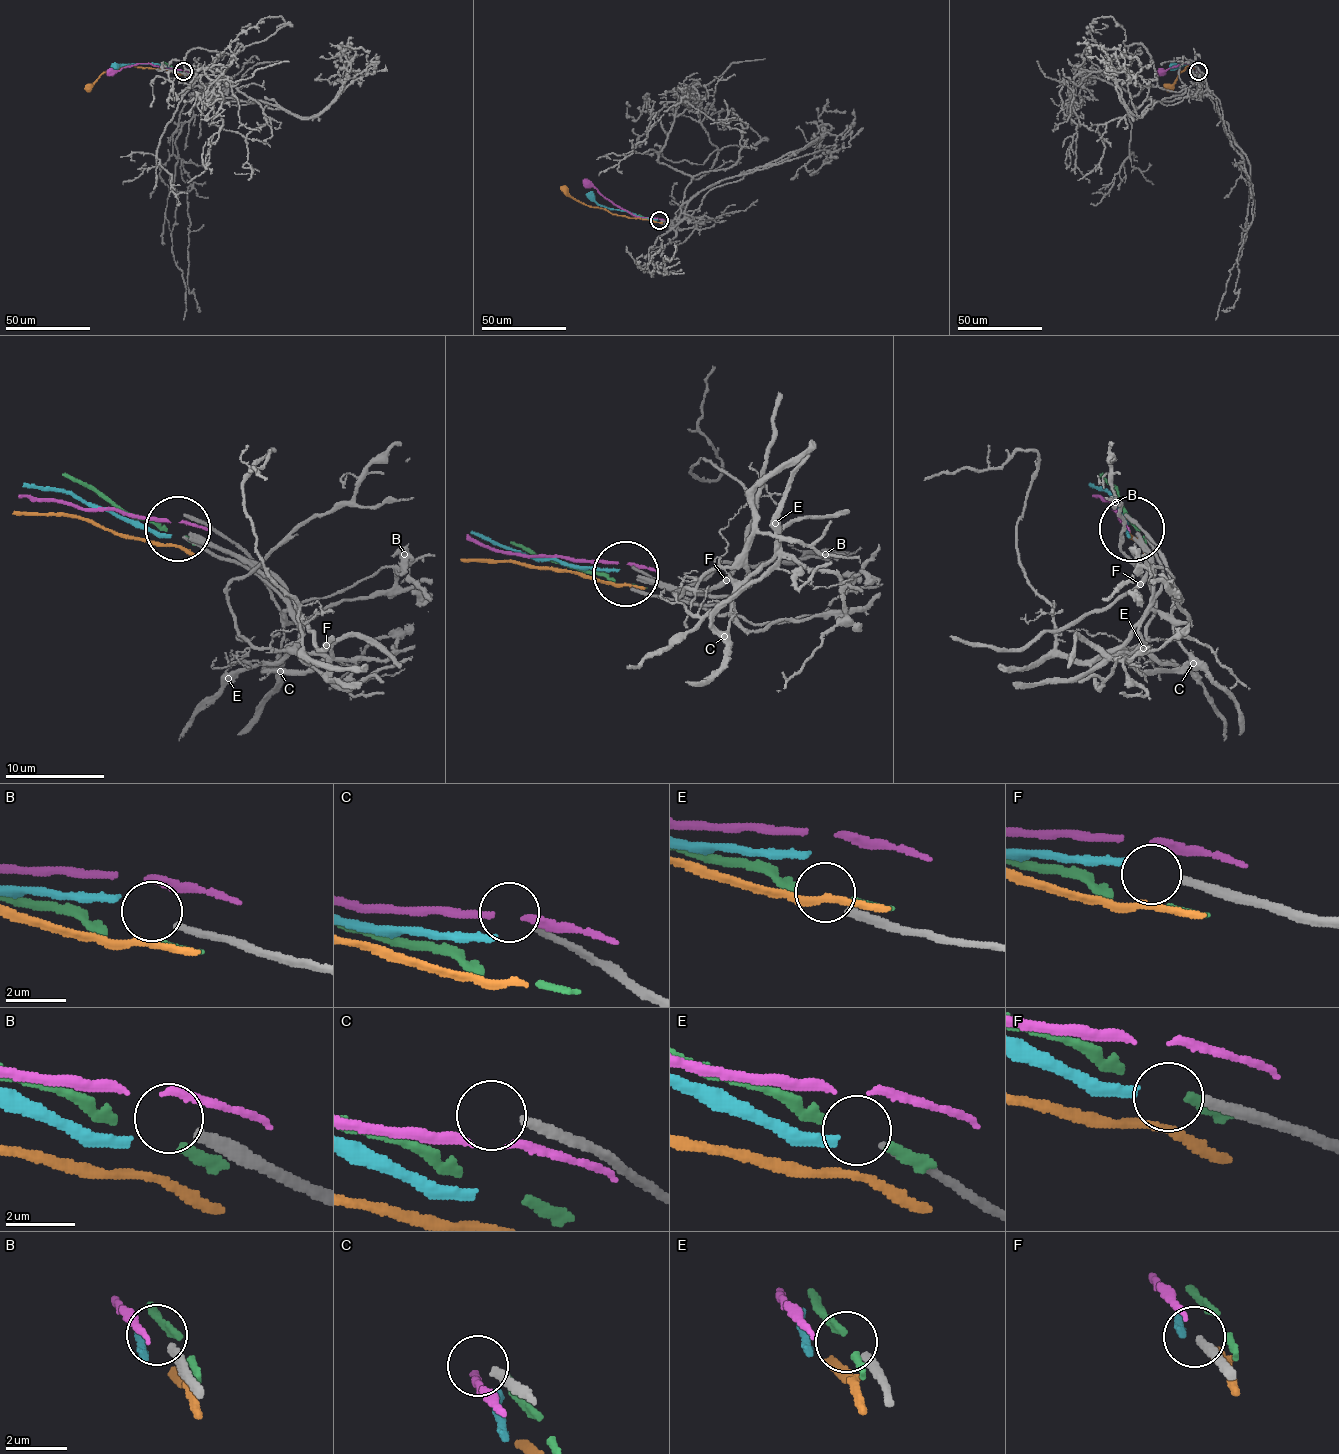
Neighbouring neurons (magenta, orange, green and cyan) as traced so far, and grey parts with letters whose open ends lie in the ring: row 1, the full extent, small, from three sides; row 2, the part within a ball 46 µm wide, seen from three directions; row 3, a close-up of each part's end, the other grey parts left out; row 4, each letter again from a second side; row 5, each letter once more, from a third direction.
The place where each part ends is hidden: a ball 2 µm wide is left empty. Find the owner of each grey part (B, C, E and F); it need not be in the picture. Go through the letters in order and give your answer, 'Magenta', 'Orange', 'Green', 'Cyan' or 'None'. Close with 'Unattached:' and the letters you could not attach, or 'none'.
B: None
C: None
E: None
F: None
Unattached: B, C, E, F

